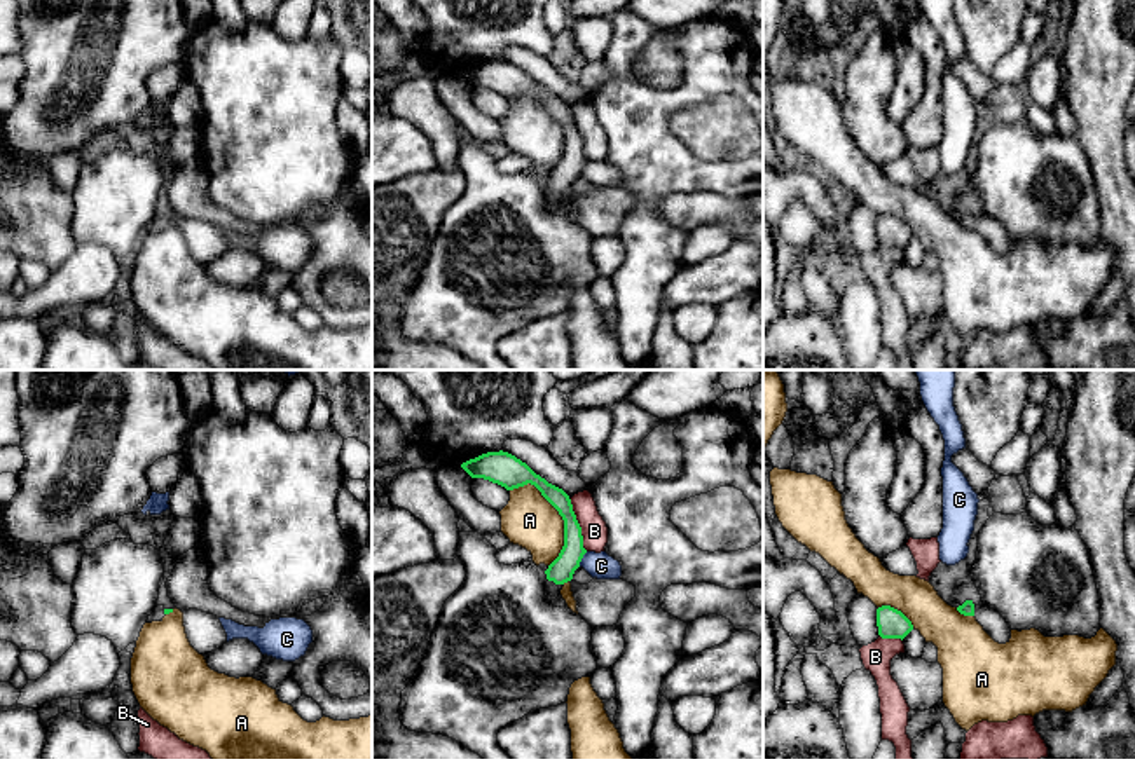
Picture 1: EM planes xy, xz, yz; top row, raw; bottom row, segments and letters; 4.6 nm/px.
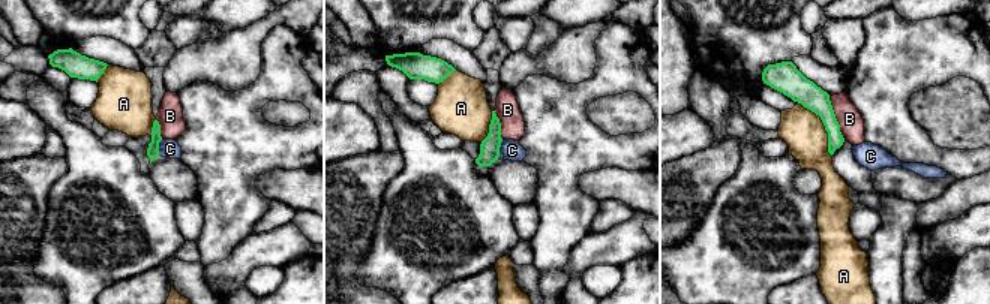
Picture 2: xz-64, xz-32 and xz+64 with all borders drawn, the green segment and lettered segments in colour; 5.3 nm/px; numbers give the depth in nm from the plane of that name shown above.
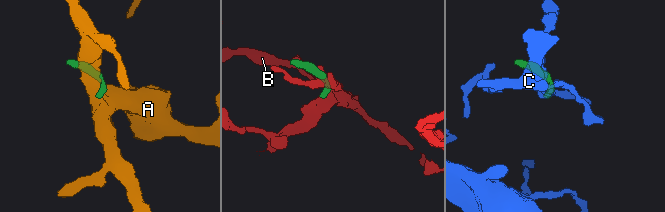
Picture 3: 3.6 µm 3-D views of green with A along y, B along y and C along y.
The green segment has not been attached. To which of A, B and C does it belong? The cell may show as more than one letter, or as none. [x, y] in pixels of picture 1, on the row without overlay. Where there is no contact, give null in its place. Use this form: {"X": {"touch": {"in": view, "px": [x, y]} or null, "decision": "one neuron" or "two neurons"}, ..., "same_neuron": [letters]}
{"A": {"touch": {"in": "xz", "px": [564, 133]}, "decision": "two neurons"}, "B": {"touch": {"in": "xz", "px": [578, 135]}, "decision": "two neurons"}, "C": {"touch": {"in": "xz", "px": [582, 166]}, "decision": "two neurons"}, "same_neuron": []}

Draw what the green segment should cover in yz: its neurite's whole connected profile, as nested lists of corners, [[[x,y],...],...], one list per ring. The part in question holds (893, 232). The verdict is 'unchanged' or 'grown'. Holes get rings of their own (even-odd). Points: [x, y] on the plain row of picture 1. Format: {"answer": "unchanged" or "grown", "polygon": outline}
{"answer": "unchanged", "polygon": [[[882,215],[877,218],[877,236],[882,248],[905,248],[911,239],[911,230],[898,218]]]}

